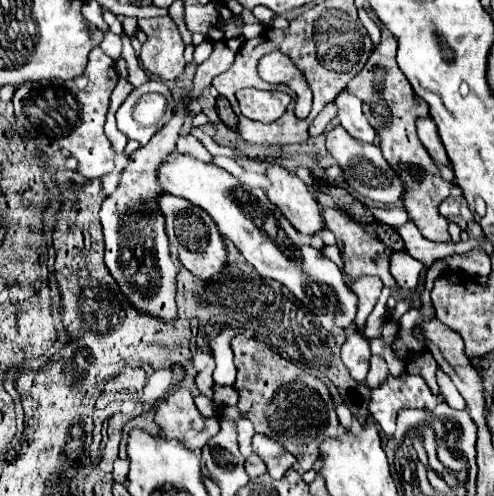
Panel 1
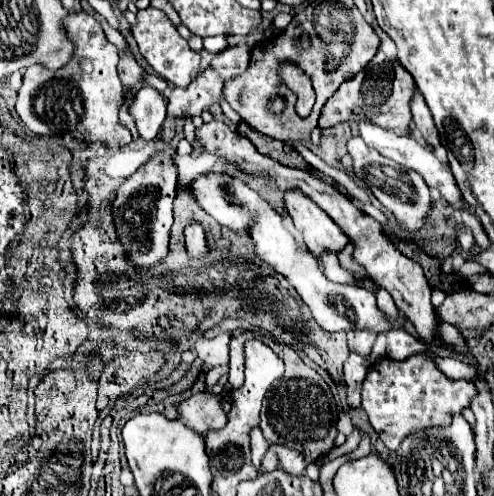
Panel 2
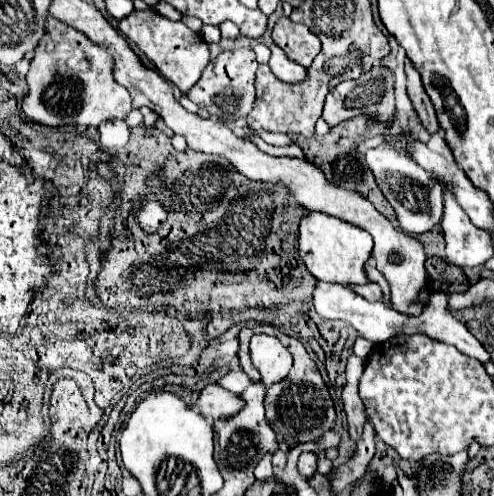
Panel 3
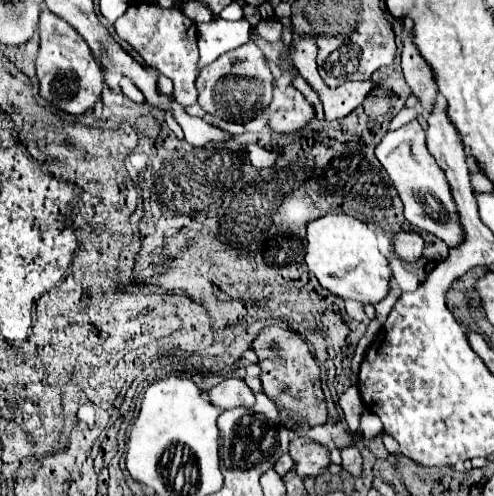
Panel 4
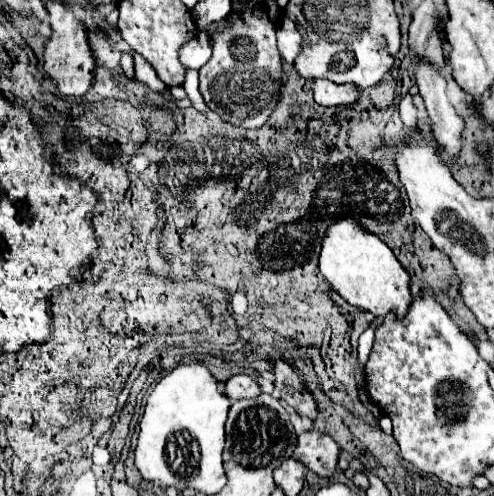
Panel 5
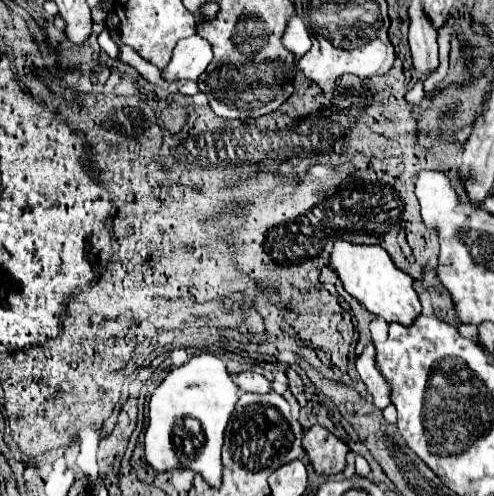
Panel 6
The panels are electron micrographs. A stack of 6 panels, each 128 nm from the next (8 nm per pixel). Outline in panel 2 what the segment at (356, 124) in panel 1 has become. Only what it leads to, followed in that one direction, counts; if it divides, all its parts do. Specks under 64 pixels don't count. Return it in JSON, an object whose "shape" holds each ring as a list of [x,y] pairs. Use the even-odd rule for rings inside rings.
{"shape":[[[358,120],[356,124],[358,124],[358,128],[360,128],[362,140],[364,140],[370,148],[378,150],[382,156],[386,156],[386,158],[390,158],[390,160],[394,160],[394,162],[398,162],[398,164],[402,164],[402,166],[406,166],[406,168],[416,170],[416,172],[426,180],[426,184],[428,184],[430,188],[438,188],[438,190],[440,190],[442,198],[444,198],[452,208],[456,208],[456,210],[468,210],[470,214],[474,214],[474,208],[464,200],[464,196],[462,196],[462,192],[460,192],[460,188],[458,188],[458,184],[456,184],[452,172],[450,172],[450,166],[448,166],[448,164],[442,164],[442,162],[434,156],[432,148],[428,148],[428,146],[416,142],[414,138],[410,138],[410,136],[406,136],[406,134],[396,134],[396,132],[384,130],[384,128],[376,126],[376,124],[368,124],[368,122],[364,122],[364,120]]]}

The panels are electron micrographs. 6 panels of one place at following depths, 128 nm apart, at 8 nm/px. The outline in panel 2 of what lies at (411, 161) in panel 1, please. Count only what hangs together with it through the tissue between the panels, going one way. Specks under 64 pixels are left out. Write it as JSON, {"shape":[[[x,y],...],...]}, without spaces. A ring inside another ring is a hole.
{"shape":[[[378,52],[360,74],[356,74],[352,80],[342,84],[342,88],[338,88],[334,96],[324,104],[318,126],[330,128],[334,124],[348,122],[352,118],[352,120],[376,122],[378,126],[384,128],[400,128],[402,132],[406,132],[412,120],[410,98],[414,94],[414,88],[416,88],[414,80],[404,70],[404,66],[396,60],[386,58],[384,52]]]}

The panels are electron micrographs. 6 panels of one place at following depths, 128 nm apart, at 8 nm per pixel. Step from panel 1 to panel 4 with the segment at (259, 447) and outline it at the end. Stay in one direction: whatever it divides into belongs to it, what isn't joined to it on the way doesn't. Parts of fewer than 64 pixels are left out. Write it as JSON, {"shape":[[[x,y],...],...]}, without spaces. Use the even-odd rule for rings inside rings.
{"shape":[[[298,438],[290,442],[290,456],[296,462],[296,474],[300,478],[318,476],[328,470],[330,462],[330,448],[312,440],[312,438]]]}

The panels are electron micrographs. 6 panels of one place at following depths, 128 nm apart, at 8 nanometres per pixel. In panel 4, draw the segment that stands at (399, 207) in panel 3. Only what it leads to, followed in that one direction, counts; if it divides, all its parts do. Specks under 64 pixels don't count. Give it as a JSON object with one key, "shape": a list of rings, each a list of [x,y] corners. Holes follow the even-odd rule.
{"shape":[[[418,120],[404,124],[402,128],[388,132],[382,142],[376,146],[376,158],[382,162],[386,172],[390,174],[402,202],[406,220],[412,226],[418,226],[436,238],[444,240],[448,248],[456,248],[456,244],[464,238],[464,230],[460,228],[460,218],[456,212],[456,204],[452,200],[450,184],[446,182],[444,170],[436,164],[432,154],[426,148],[424,130]],[[430,208],[430,212],[428,212]]]}

